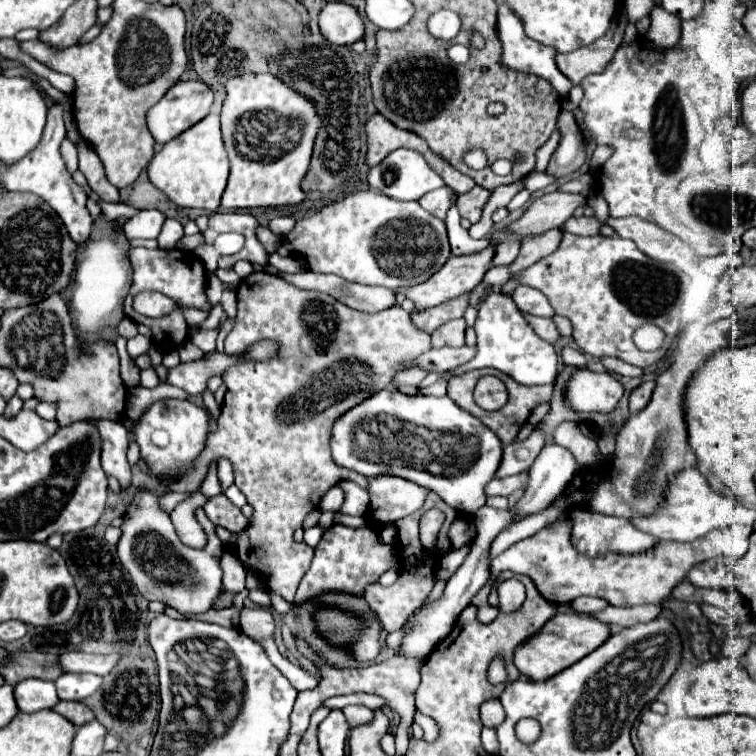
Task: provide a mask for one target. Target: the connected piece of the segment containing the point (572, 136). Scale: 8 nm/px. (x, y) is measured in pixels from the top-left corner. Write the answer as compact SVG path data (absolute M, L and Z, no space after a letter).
M562 112L558 116L558 130L561 138L555 152L557 173L556 178L568 176L576 172L586 161L587 141L576 124L572 112Z

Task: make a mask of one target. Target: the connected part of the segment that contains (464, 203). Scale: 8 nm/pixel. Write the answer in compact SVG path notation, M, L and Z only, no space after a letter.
M474 186L470 192L466 194L460 194L458 196L458 210L460 210L460 216L468 218L472 224L478 222L478 216L482 214L482 206L486 204L490 192L480 188L480 186Z

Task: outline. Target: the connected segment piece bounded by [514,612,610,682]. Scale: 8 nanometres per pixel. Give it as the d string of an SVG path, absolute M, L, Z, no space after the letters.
M556 614L548 624L542 628L542 632L534 634L530 640L522 642L514 650L514 666L520 670L522 676L530 680L548 680L556 676L558 672L566 670L568 666L582 660L586 654L596 650L602 642L606 642L610 636L610 628L604 622L598 622L586 614Z

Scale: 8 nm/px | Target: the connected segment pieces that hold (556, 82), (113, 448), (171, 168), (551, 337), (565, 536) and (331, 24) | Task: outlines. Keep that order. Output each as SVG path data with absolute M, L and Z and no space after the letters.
M500 6L498 8L498 38L500 38L500 44L502 44L502 58L500 58L500 64L506 66L506 68L514 68L518 72L530 72L530 74L536 74L536 76L542 76L546 82L552 84L552 88L560 94L560 96L566 96L566 92L574 86L558 68L556 68L556 62L554 62L554 48L548 48L548 46L542 46L538 44L536 40L530 40L526 34L524 34L524 28L522 28L522 22L518 20L516 14L510 12L510 8L506 6Z
M96 420L96 424L102 434L102 468L120 482L122 490L126 490L132 482L130 464L126 460L128 430L112 420Z
M218 106L202 118L194 128L188 128L182 136L176 136L156 152L148 164L148 180L162 190L176 206L218 210L220 196L228 178L228 154L220 136Z
M524 314L524 316L526 316L526 320L528 320L528 324L532 326L532 330L534 330L542 340L546 340L546 342L550 342L550 344L556 342L556 338L558 338L560 334L558 334L558 330L556 330L556 326L554 326L554 322L552 322L550 318L538 318L538 316L532 316L532 314Z
M566 520L552 528L542 528L534 536L512 544L508 550L504 550L498 558L492 560L492 574L496 576L502 570L526 574L536 584L538 592L554 604L566 604L578 596L598 596L608 600L612 606L638 606L648 602L662 604L664 598L672 592L672 588L686 578L692 566L716 556L728 556L738 560L742 554L746 554L748 538L754 532L748 526L740 526L740 540L738 540L738 528L724 528L724 530L720 528L708 532L702 540L696 542L686 544L660 542L654 550L638 556L610 554L606 558L586 558L578 554L570 544L570 530L572 522Z
M328 2L318 16L318 26L326 40L340 46L350 46L364 36L360 14L354 6L344 2Z

